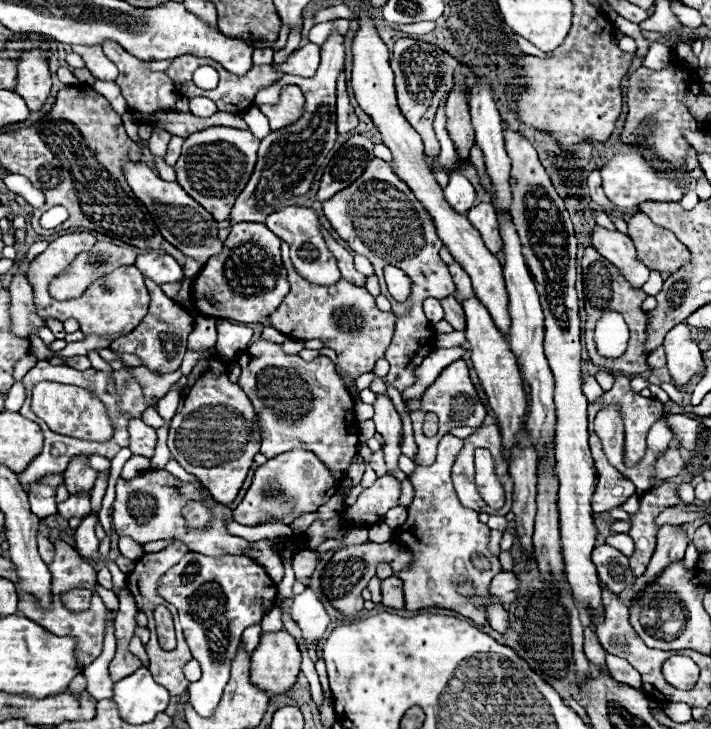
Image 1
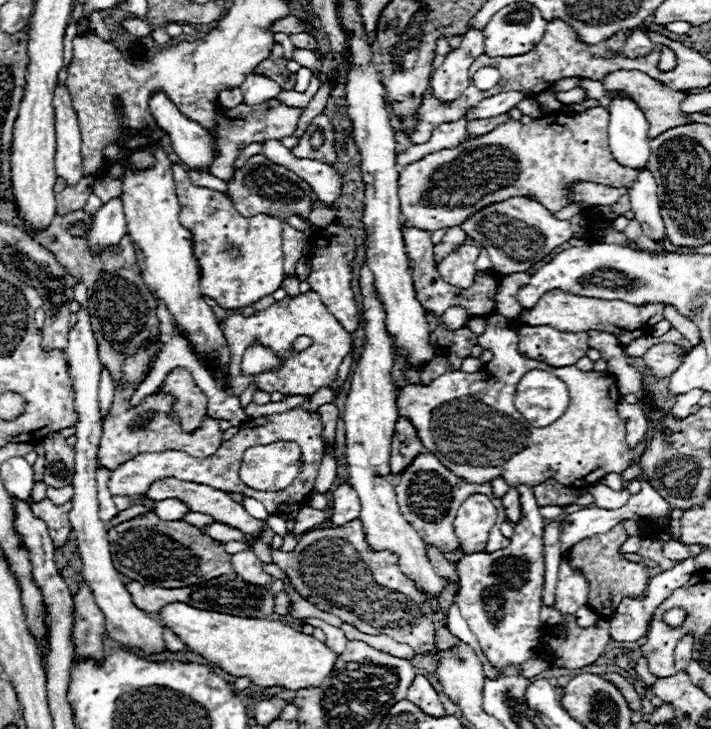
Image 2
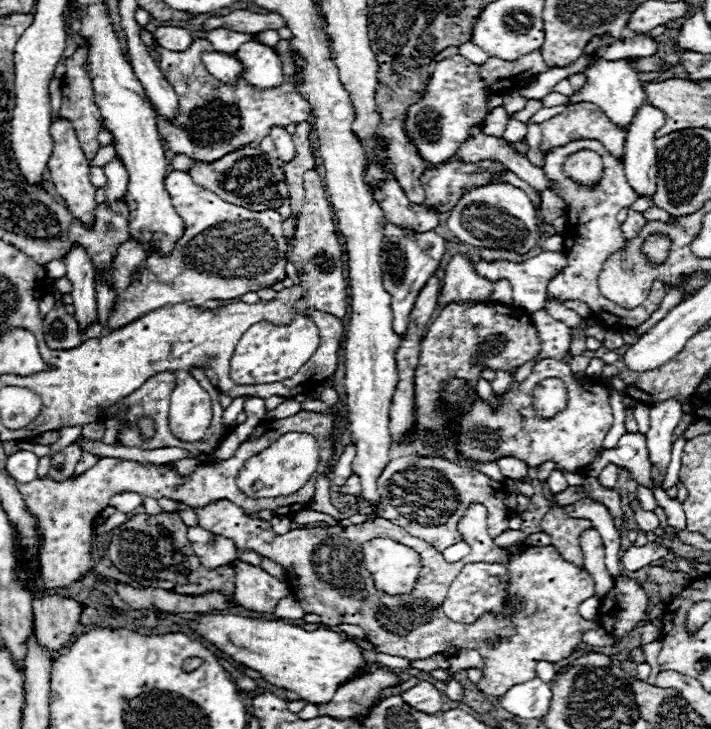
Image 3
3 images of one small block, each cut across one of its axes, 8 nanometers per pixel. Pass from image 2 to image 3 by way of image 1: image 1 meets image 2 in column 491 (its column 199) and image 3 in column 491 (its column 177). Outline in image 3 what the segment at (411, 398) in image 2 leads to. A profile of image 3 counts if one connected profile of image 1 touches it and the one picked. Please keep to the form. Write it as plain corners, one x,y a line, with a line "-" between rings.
542,360
534,366
534,382
556,376
568,384
568,404
564,412
552,418
538,418
532,406
532,388
522,384
512,384
510,390
500,396
502,408
492,412
482,400
478,400
468,416
458,422
458,450
464,458
472,460
498,460
500,456
516,456
528,466
538,466
546,460
554,460
558,468
580,472
586,464
602,450
602,440
612,428
614,416
606,387
594,378
588,378
584,386
578,386
572,378
568,364
558,360

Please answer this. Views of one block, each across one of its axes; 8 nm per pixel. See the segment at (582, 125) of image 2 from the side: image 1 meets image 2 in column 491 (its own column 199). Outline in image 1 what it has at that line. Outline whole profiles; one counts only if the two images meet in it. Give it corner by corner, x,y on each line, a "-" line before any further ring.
212,126
200,132
194,132
184,140
184,152
176,162
176,182
192,196
202,208
206,208
214,220
222,222
228,218
228,212
236,196
248,184
254,166
256,150
260,140
254,138
248,130
232,130
226,126

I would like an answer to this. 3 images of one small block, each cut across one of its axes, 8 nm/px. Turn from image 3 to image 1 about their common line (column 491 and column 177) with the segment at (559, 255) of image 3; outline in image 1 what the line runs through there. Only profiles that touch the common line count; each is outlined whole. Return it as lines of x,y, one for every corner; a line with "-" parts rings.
140,254
134,266
156,284
176,282
184,278
182,266
168,254

